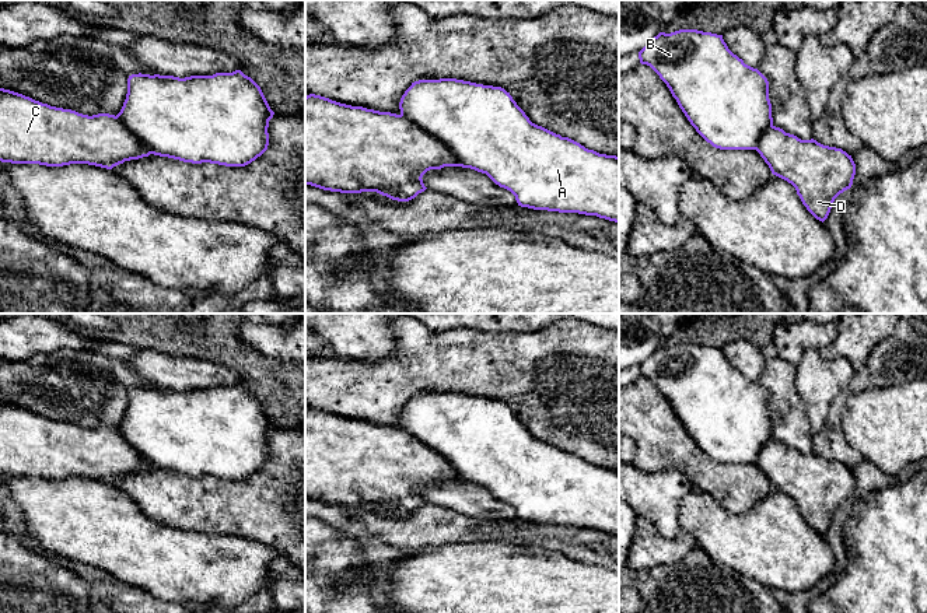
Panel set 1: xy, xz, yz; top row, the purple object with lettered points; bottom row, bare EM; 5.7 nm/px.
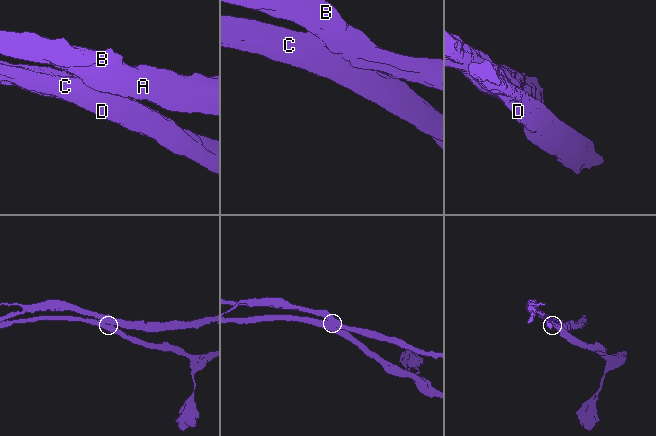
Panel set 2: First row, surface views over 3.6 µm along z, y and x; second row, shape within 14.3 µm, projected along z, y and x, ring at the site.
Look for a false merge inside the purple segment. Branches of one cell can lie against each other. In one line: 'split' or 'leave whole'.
split

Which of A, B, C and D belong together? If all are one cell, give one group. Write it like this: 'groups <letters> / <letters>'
groups A B / C D

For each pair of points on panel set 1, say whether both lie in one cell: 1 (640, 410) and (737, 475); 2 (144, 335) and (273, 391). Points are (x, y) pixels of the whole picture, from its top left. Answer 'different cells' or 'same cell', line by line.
1: same cell
2: same cell

